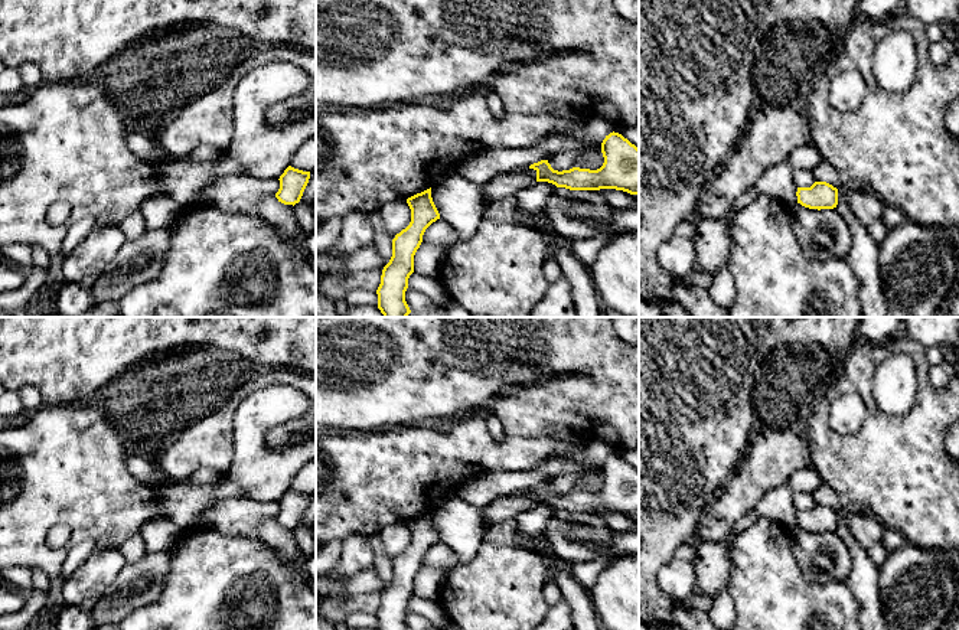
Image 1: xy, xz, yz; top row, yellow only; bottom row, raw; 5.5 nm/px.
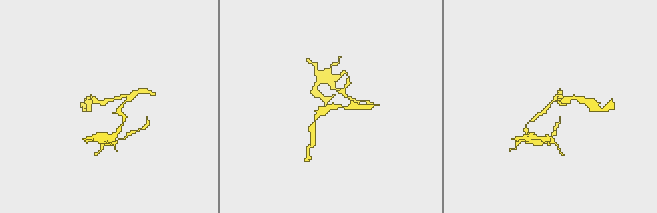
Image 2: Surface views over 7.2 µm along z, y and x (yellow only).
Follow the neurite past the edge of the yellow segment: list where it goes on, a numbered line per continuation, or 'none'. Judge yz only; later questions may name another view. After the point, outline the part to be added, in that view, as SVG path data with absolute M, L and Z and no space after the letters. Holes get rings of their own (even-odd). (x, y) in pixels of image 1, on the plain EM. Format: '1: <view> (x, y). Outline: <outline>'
1: yz (802, 500). Outline: M795 492L793 505L795 505L796 510L810 510L816 505L816 502L815 502L812 493Z

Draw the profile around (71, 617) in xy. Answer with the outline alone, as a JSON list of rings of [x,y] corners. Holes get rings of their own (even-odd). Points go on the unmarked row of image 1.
[[[65,604],[55,618],[55,630],[94,630],[95,624],[82,608]]]

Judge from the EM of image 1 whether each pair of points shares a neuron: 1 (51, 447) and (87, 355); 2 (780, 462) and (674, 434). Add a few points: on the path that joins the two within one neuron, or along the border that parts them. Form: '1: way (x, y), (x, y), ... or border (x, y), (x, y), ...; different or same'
1: border (94, 400), (43, 405); different
2: way (754, 460), (700, 460); same

